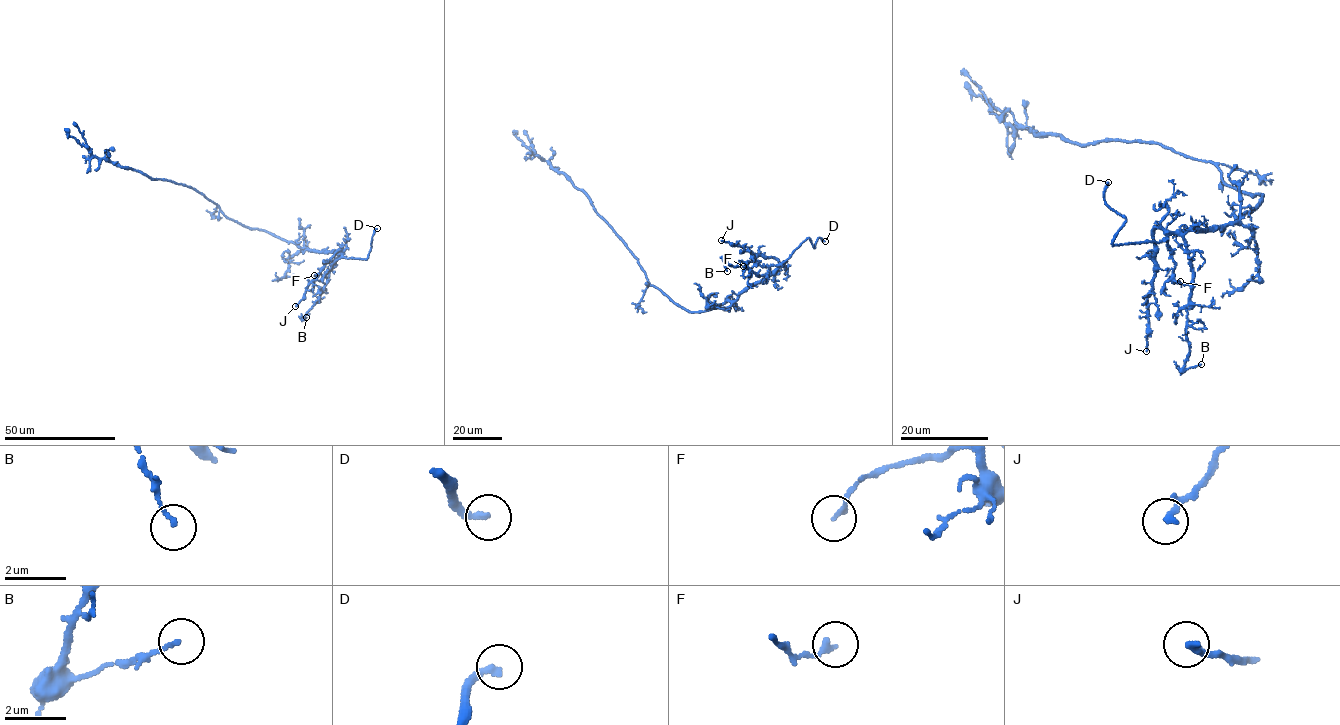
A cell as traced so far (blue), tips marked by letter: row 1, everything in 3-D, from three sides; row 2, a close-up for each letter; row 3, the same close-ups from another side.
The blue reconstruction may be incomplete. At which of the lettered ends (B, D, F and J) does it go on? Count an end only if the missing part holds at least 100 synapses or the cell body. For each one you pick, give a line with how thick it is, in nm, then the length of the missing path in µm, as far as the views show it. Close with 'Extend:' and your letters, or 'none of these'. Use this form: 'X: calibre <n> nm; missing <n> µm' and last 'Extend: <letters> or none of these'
D: calibre 240 nm; missing 25 µm
Extend: D

